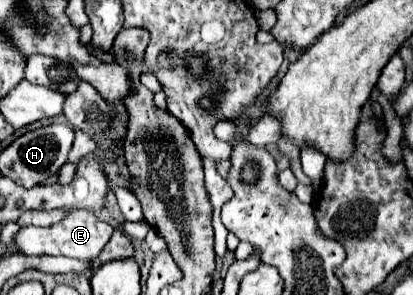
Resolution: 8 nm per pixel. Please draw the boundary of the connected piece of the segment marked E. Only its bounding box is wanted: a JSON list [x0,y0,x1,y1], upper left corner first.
[16,211,112,261]

